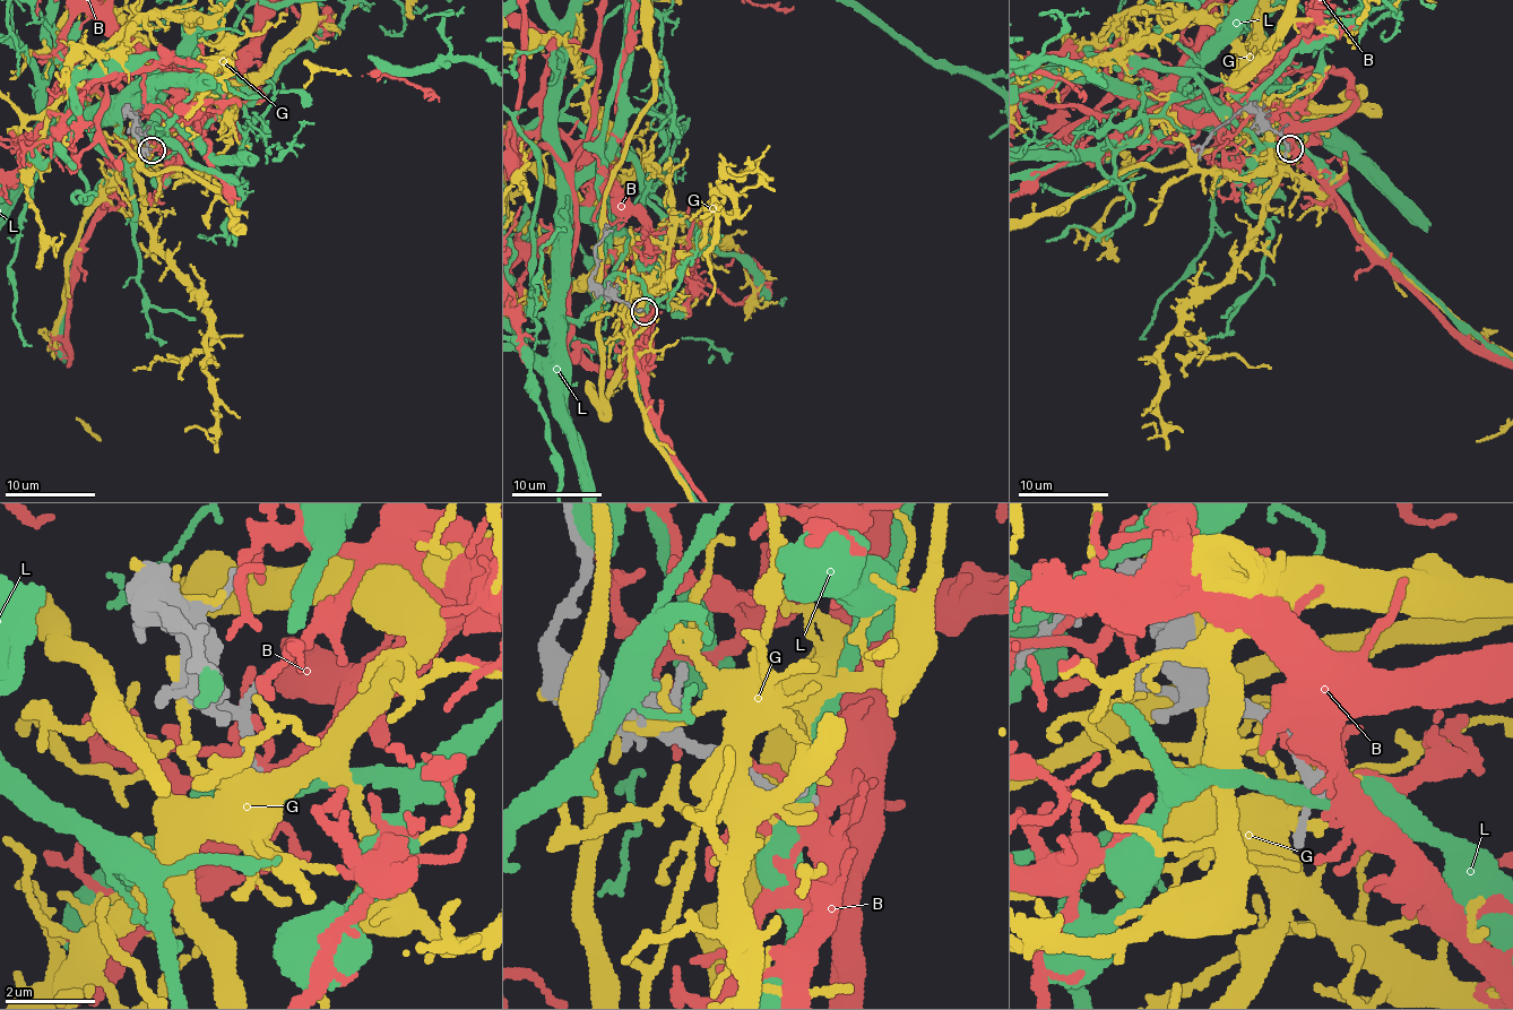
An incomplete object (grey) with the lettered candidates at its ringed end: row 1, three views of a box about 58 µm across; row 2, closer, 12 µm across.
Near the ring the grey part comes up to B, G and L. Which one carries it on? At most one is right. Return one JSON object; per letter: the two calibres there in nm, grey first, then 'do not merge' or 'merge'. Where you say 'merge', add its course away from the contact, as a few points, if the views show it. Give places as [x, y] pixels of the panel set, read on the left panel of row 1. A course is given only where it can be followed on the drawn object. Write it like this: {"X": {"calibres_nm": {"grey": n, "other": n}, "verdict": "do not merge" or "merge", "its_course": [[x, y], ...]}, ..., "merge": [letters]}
{"B": {"calibres_nm": {"grey": 200, "other": 440}, "verdict": "do not merge"}, "G": {"calibres_nm": {"grey": 100, "other": 200}, "verdict": "do not merge"}, "L": {"calibres_nm": {"grey": 200, "other": 400}, "verdict": "do not merge"}, "merge": []}

